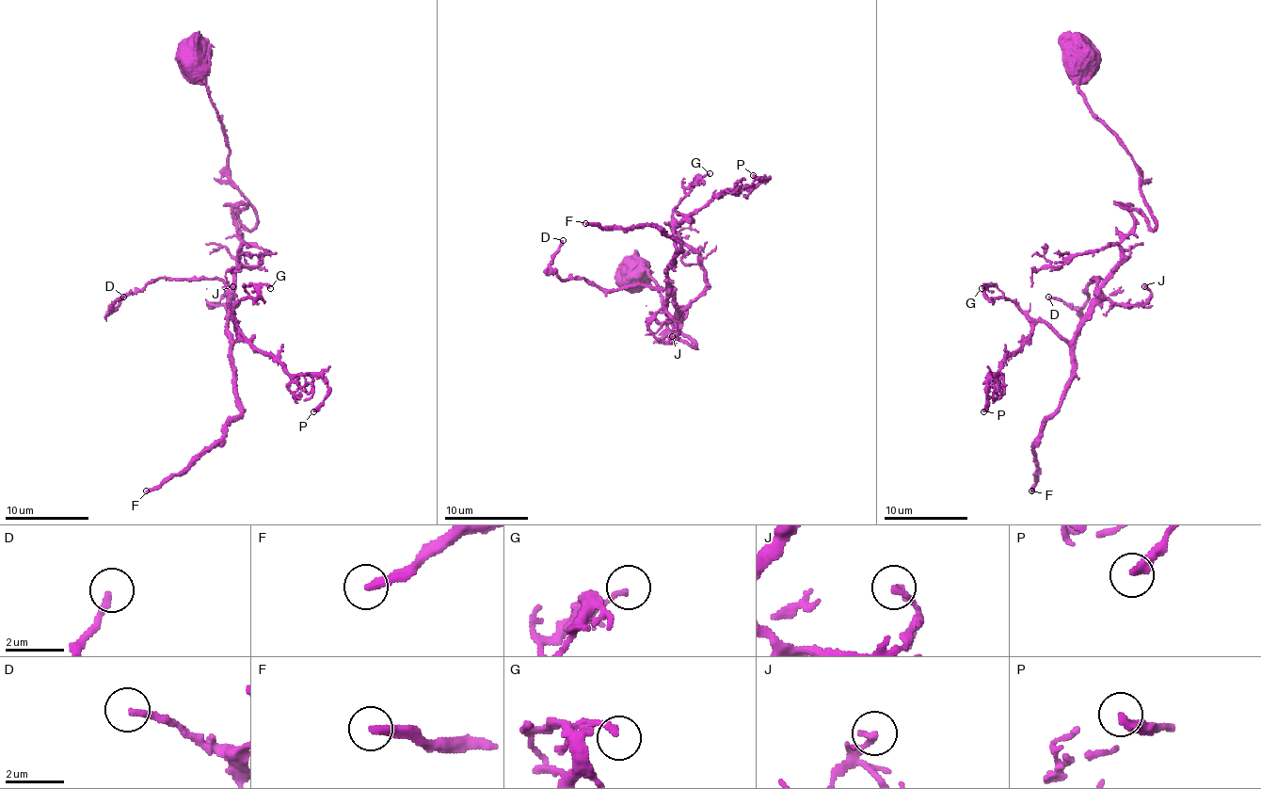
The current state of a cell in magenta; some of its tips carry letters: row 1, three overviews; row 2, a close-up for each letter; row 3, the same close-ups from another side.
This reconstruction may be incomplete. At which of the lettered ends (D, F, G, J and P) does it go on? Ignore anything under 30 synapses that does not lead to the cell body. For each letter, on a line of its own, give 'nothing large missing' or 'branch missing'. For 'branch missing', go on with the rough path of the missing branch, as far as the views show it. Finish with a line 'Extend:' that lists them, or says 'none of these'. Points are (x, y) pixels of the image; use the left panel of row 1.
D: nothing large missing
F: branch missing
G: nothing large missing
J: nothing large missing
P: nothing large missing
Extend: F

